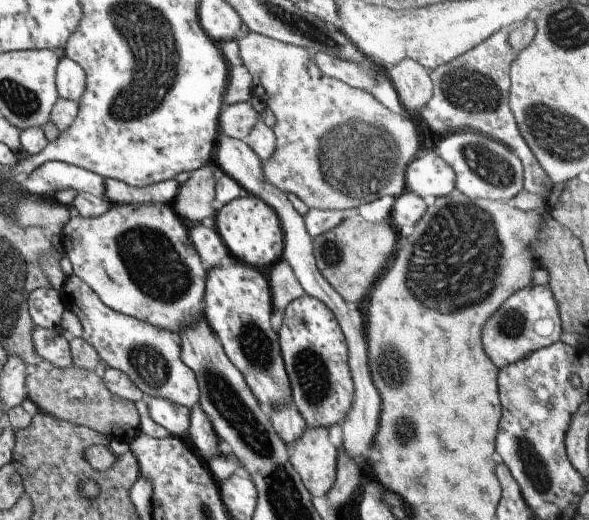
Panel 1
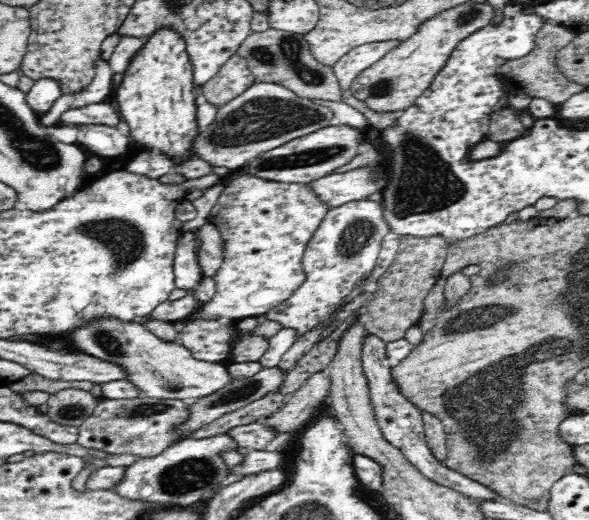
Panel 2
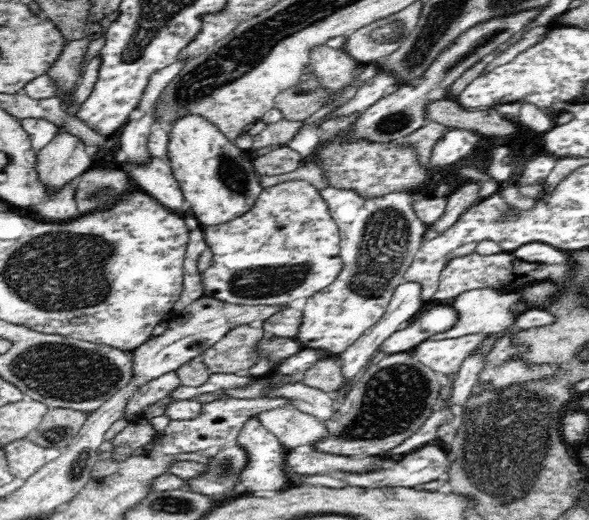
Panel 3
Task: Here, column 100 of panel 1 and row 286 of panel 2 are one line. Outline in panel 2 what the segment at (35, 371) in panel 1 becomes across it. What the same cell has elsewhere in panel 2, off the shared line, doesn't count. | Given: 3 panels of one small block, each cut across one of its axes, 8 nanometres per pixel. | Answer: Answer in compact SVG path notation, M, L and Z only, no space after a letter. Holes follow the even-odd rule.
M410 235L400 236L400 248L396 258L385 274L375 285L376 296L366 304L367 313L360 322L368 335L380 337L385 343L404 338L406 331L419 325L424 314L424 300L440 278L448 256L449 244L446 239L437 237L416 238Z

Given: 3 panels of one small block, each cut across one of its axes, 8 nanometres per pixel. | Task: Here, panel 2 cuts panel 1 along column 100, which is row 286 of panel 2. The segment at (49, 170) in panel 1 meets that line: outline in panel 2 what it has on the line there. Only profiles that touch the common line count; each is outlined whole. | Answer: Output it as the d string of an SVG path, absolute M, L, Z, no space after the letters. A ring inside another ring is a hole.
M182 232L177 246L174 260L176 287L192 291L197 288L203 278L203 272L197 260L199 242L196 233Z

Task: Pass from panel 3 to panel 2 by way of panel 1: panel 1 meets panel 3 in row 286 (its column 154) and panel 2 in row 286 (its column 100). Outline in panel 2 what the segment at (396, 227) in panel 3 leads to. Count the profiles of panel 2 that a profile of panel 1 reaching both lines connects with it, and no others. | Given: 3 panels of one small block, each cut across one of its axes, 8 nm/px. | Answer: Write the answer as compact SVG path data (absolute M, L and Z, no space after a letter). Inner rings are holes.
M379 198L360 199L331 207L304 252L302 267L306 272L306 282L292 298L272 308L266 315L268 320L278 322L284 329L296 330L295 340L322 325L372 275L378 264L381 244L390 230Z

